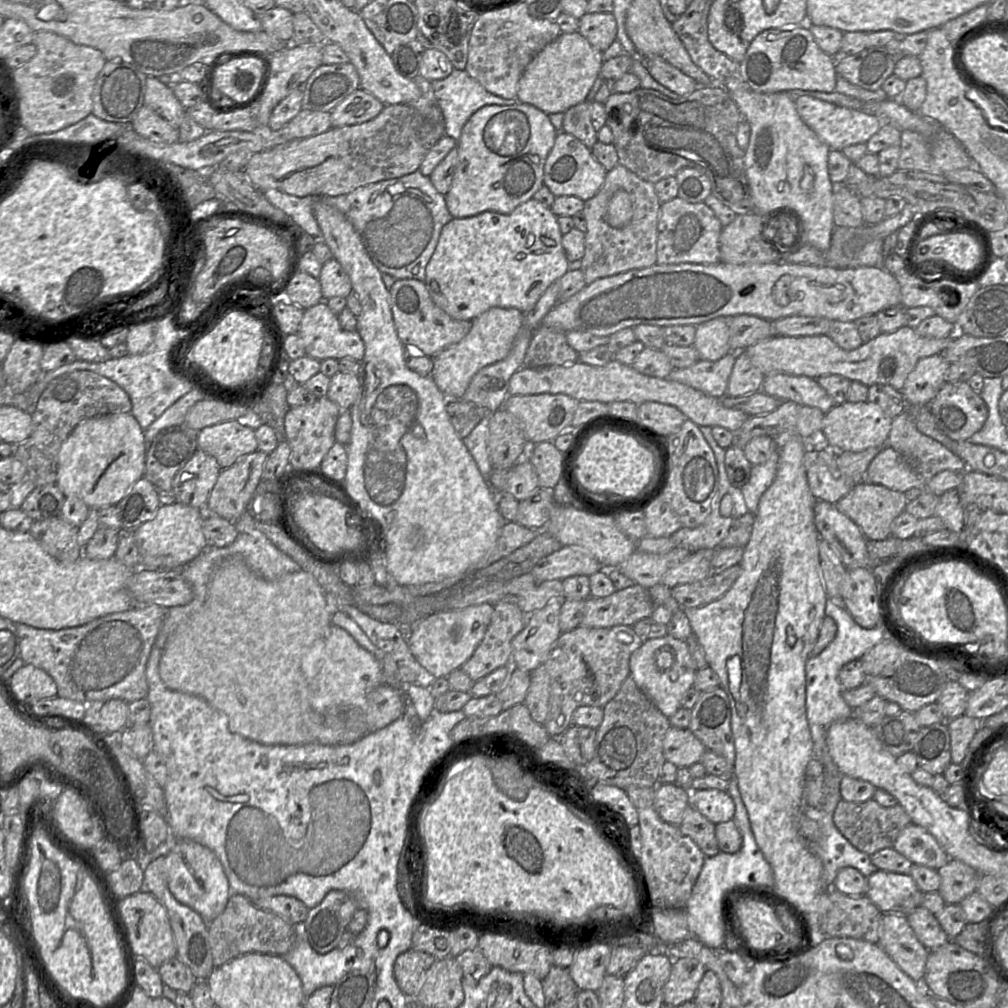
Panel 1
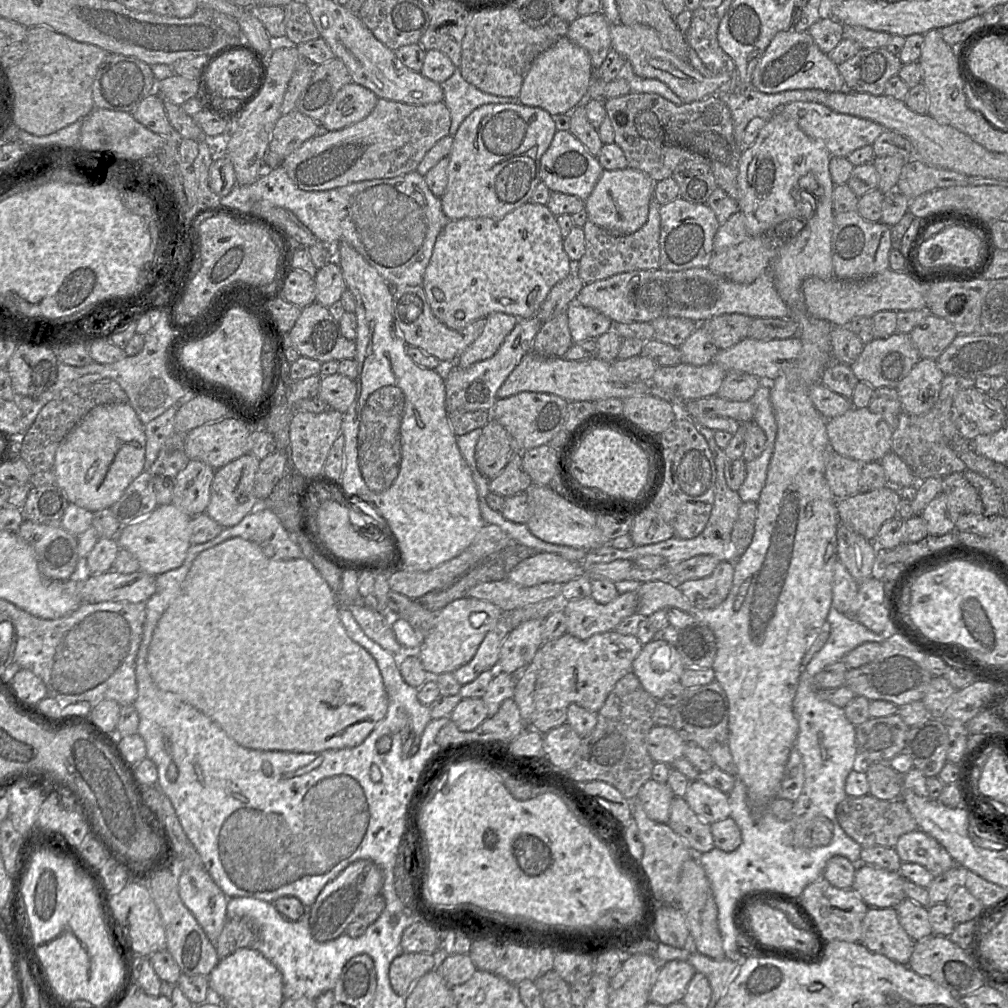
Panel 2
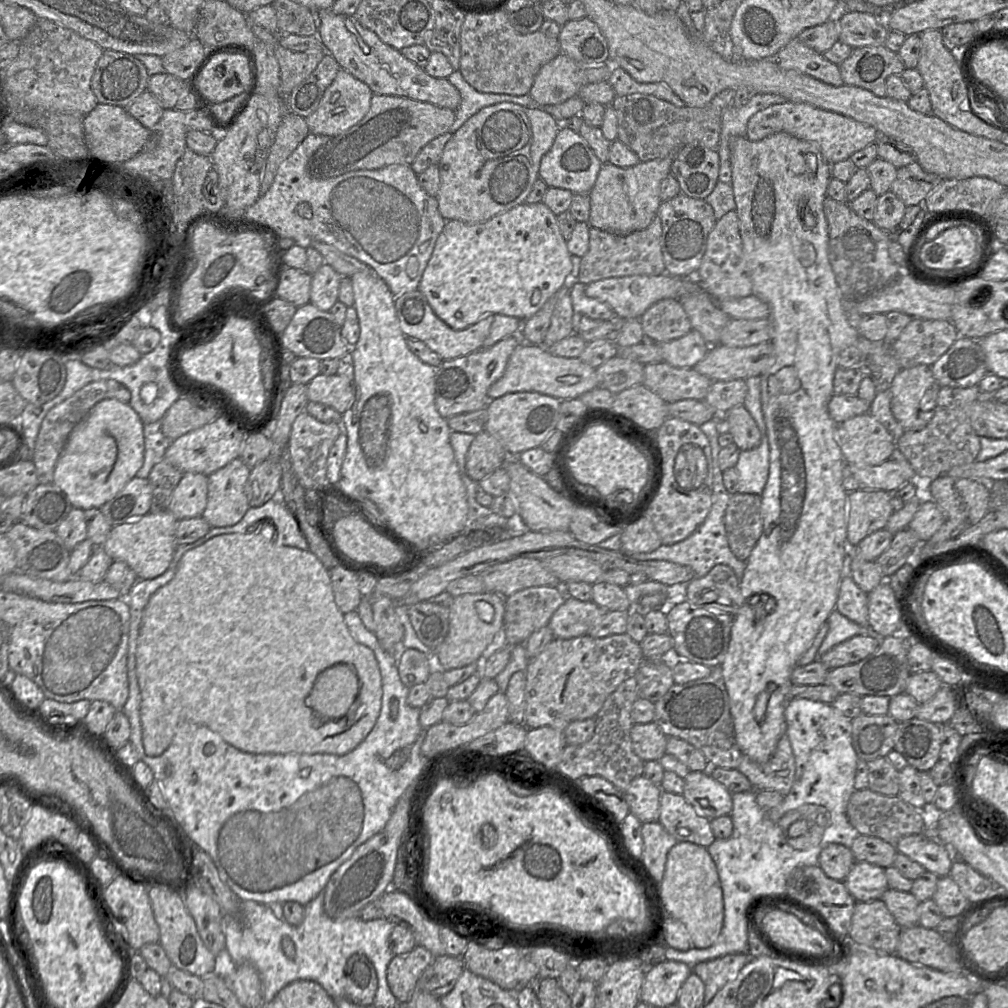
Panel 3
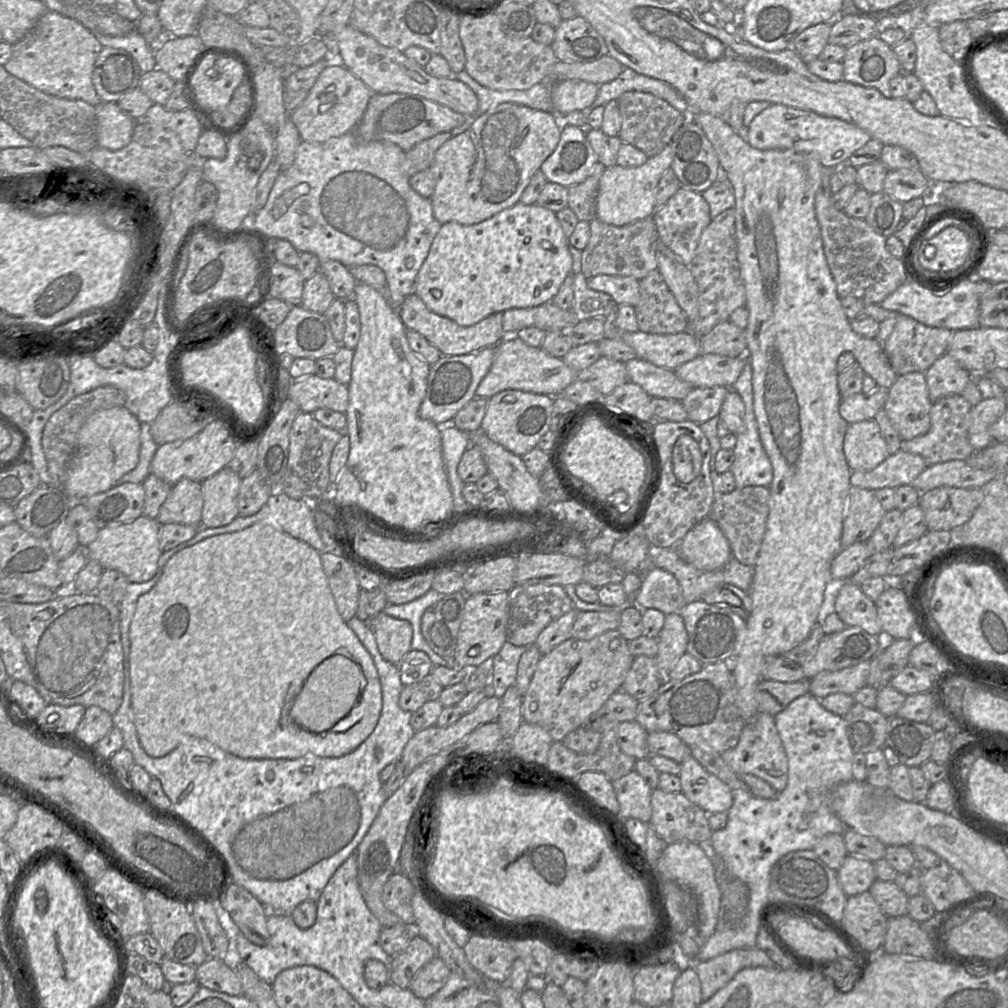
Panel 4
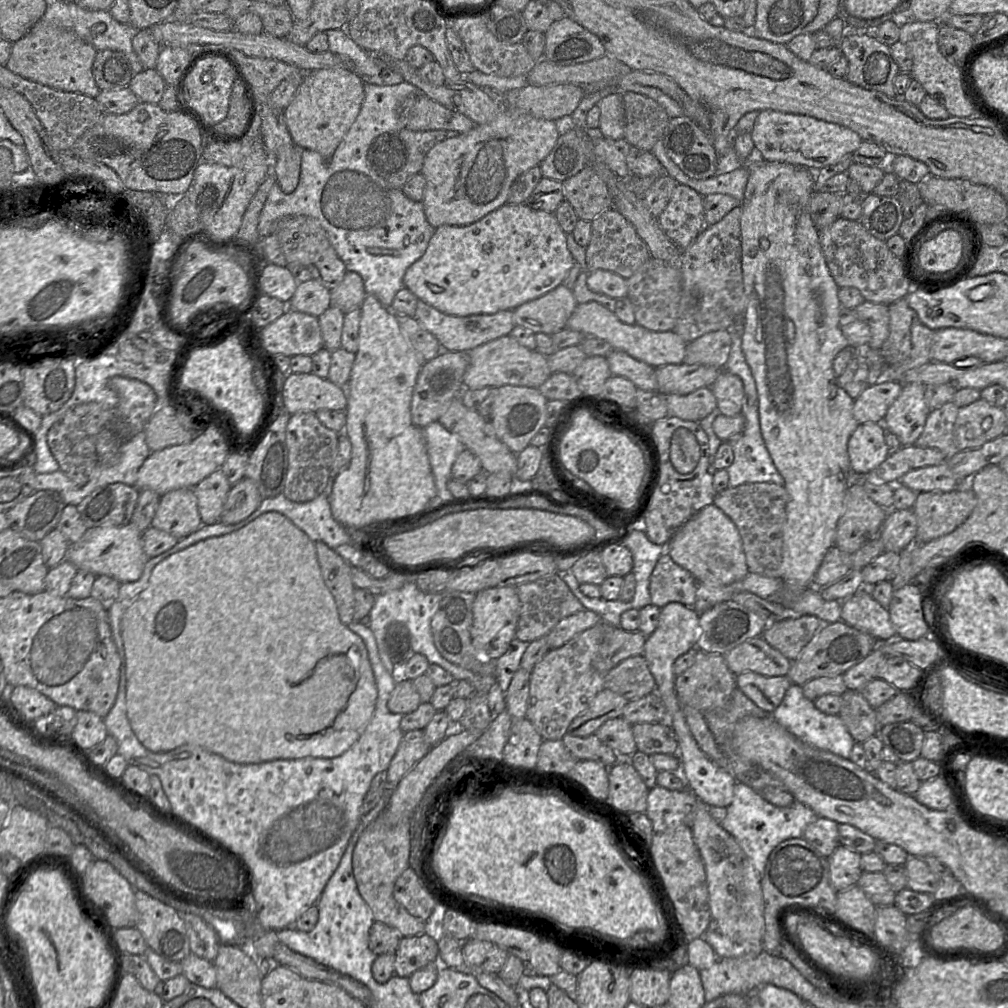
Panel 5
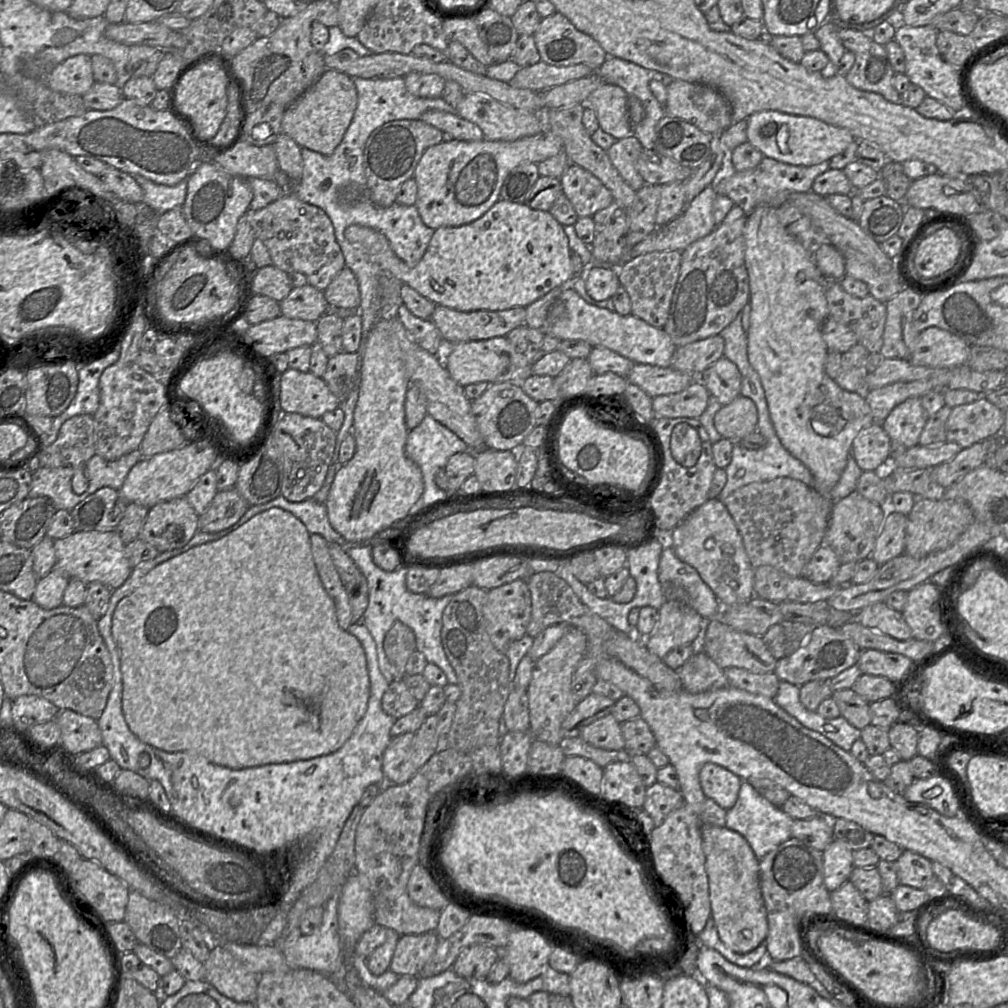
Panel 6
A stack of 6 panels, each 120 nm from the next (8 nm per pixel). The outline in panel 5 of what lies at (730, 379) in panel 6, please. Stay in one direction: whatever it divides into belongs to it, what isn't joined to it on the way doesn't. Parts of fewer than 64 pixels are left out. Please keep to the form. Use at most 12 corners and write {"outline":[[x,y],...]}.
{"outline":[[722,370],[710,388],[721,414],[741,413],[744,385]]}

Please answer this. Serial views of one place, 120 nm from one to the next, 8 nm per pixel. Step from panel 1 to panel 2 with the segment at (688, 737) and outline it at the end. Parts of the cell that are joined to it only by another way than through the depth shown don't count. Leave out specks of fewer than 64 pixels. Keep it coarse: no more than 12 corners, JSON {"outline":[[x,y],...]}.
{"outline":[[654,726],[645,745],[655,763],[671,765],[686,742],[672,726]]}

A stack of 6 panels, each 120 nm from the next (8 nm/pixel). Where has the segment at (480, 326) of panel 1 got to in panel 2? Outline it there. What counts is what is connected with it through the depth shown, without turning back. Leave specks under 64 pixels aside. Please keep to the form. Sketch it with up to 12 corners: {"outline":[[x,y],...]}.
{"outline":[[488,315],[483,332],[457,358],[467,368],[491,358],[518,321]]}

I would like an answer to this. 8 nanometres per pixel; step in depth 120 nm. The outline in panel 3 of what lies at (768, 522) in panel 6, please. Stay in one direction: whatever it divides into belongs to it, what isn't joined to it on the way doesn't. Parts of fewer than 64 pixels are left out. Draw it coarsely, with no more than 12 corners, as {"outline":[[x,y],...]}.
{"outline":[[731,495],[724,524],[746,562],[763,531],[761,496]]}

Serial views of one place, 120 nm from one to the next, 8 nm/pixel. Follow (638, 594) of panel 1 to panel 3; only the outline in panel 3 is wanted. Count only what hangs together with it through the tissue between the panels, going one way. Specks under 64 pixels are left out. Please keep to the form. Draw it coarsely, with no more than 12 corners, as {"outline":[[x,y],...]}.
{"outline":[[566,597],[548,622],[555,638],[589,633],[610,610]]}

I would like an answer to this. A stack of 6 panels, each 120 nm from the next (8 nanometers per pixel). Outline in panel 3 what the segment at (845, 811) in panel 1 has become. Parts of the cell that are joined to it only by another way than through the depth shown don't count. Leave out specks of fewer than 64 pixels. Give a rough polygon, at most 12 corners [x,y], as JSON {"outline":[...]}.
{"outline":[[853,792],[846,815],[859,834],[894,845],[929,816],[898,796]]}

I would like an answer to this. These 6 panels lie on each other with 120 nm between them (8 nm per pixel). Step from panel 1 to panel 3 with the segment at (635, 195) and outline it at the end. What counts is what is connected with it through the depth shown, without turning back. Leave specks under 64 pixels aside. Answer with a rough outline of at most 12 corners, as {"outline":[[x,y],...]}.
{"outline":[[657,214],[616,235],[589,224],[576,281],[666,272]]}

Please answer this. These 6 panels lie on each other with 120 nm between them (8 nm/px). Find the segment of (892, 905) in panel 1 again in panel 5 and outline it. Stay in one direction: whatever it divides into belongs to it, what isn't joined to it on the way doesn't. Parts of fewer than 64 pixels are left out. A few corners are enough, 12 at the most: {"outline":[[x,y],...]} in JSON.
{"outline":[[839,845],[828,857],[836,891],[857,884],[860,853]]}

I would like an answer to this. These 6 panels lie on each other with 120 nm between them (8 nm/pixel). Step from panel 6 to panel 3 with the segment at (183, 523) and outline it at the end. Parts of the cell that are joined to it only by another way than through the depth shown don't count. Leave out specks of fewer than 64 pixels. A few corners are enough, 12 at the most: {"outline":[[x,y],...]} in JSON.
{"outline":[[187,472],[168,511],[178,519],[203,514],[208,476]]}

